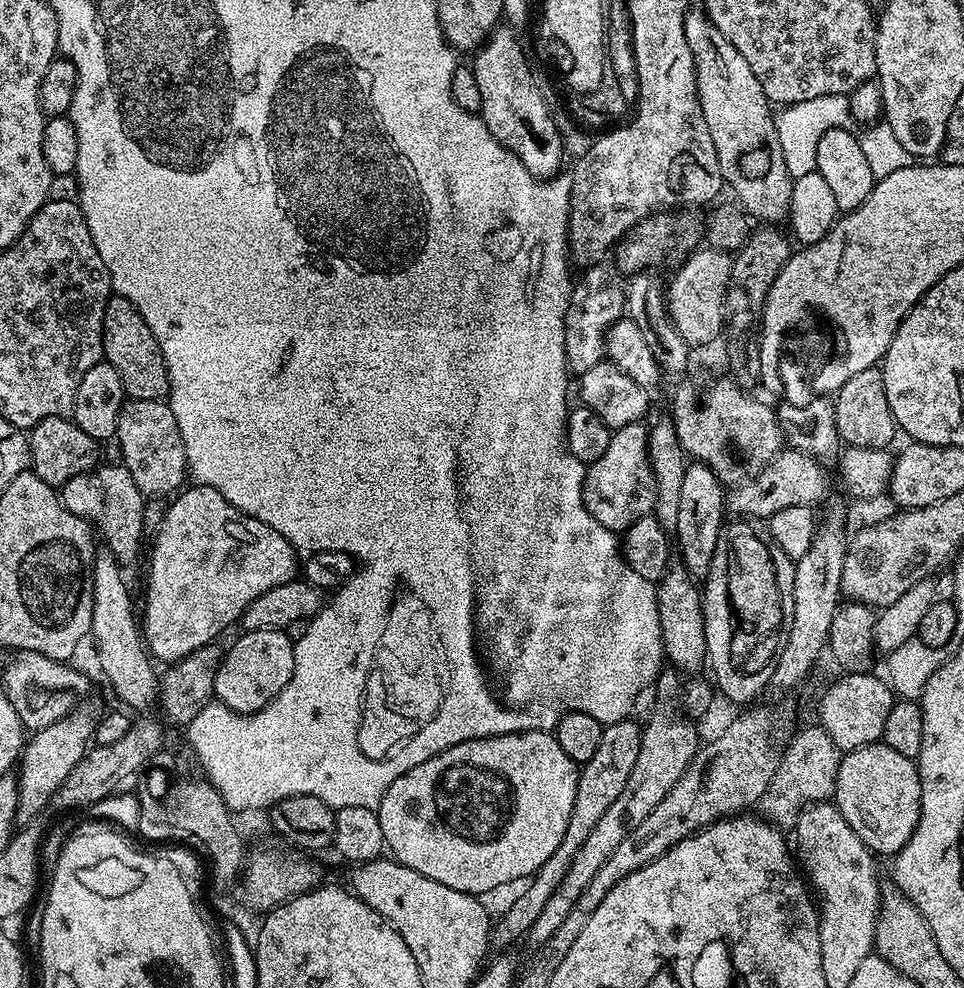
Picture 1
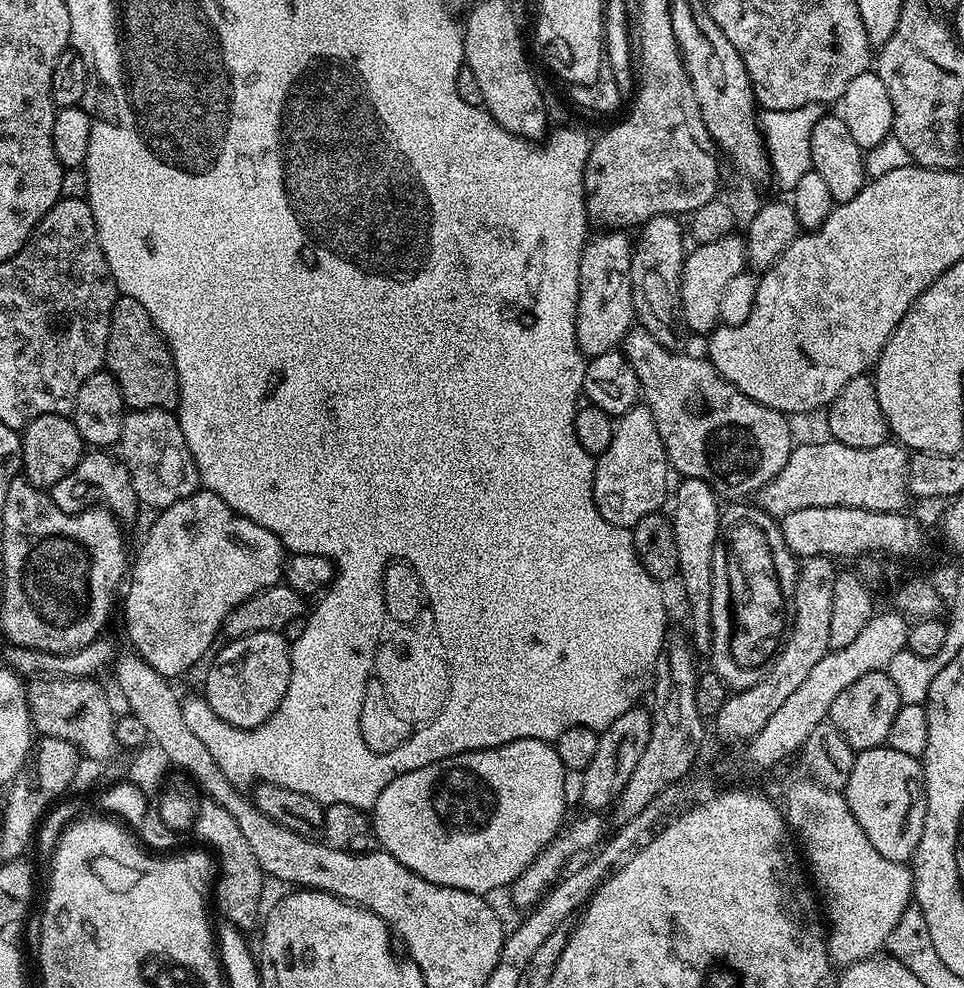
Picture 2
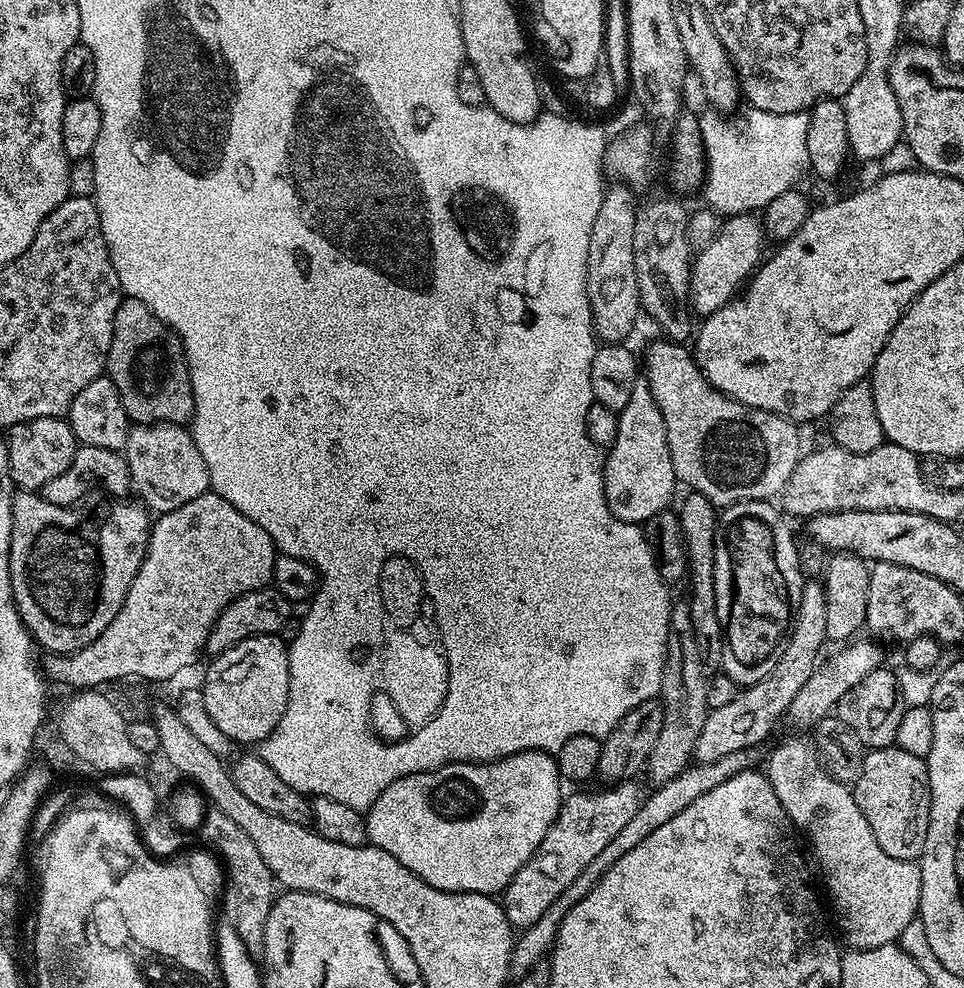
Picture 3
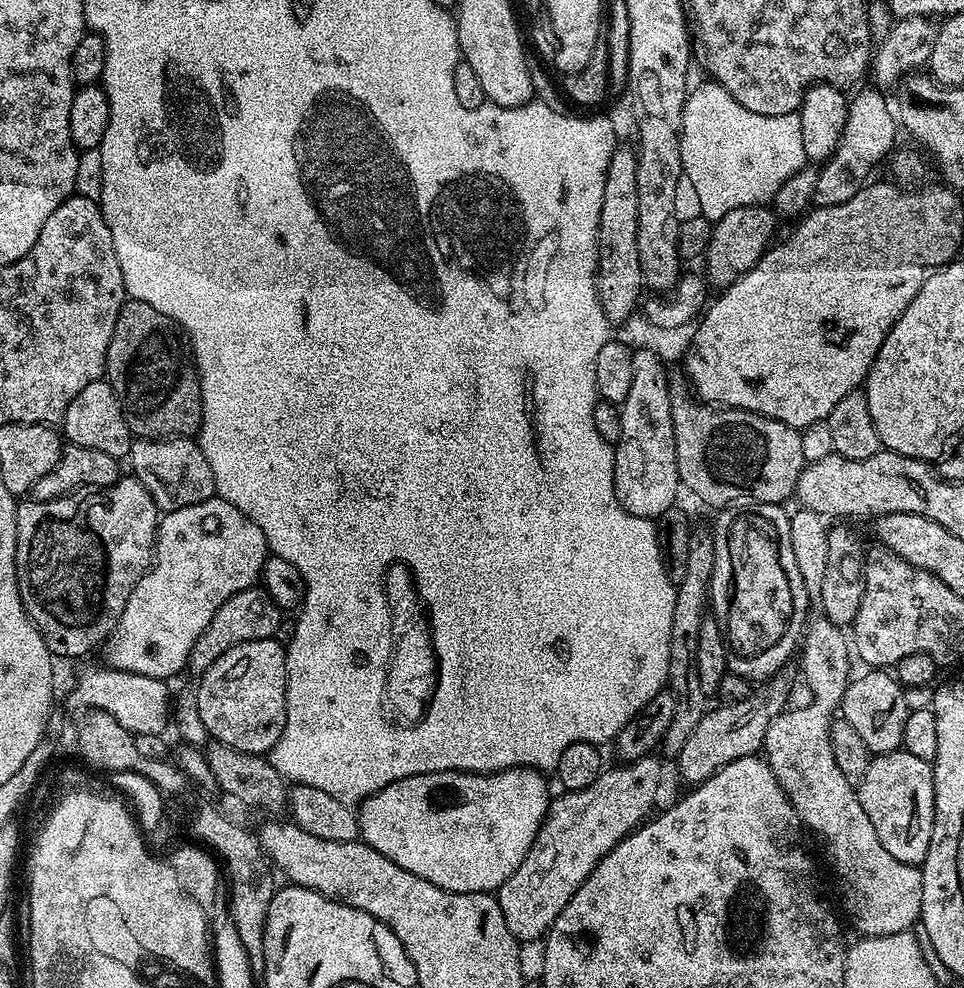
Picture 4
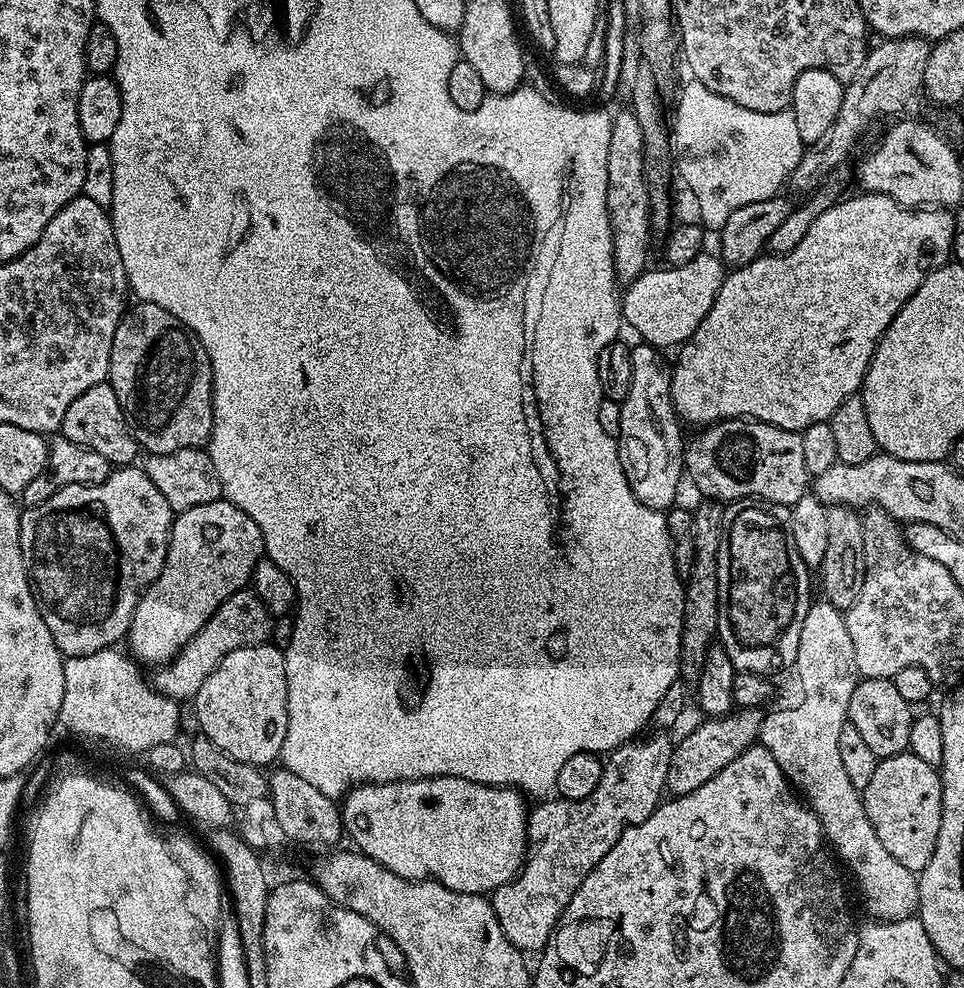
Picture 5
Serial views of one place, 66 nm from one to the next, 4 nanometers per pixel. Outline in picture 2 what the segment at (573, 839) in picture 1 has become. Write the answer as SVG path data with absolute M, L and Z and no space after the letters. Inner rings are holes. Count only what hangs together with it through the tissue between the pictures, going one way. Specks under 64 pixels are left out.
M637 706L614 718L614 722L610 722L610 726L600 733L598 751L579 777L580 800L588 807L585 809L589 813L600 814L605 811L603 808L611 809L615 805L626 782L630 782L630 774L634 774L634 766L638 766L638 758L642 758L642 750L646 750L650 742L651 729L651 711L647 707Z

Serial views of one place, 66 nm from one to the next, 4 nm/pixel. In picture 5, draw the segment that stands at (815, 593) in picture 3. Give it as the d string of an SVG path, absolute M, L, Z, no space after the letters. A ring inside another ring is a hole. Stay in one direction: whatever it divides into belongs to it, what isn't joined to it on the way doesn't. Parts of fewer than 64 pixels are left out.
M739 708L727 716L714 716L701 719L701 724L693 732L688 732L672 749L670 770L666 770L665 789L673 797L685 796L698 786L710 782L718 770L730 766L748 748L753 747L760 739L760 722L762 712L757 708Z

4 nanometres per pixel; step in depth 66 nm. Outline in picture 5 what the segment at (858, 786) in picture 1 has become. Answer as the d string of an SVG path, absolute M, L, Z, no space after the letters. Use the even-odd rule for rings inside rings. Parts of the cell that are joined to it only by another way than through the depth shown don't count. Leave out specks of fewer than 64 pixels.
M909 751L883 757L877 763L870 782L862 789L862 799L874 833L887 853L907 870L915 874L923 872L938 842L938 826L942 826L939 771Z

